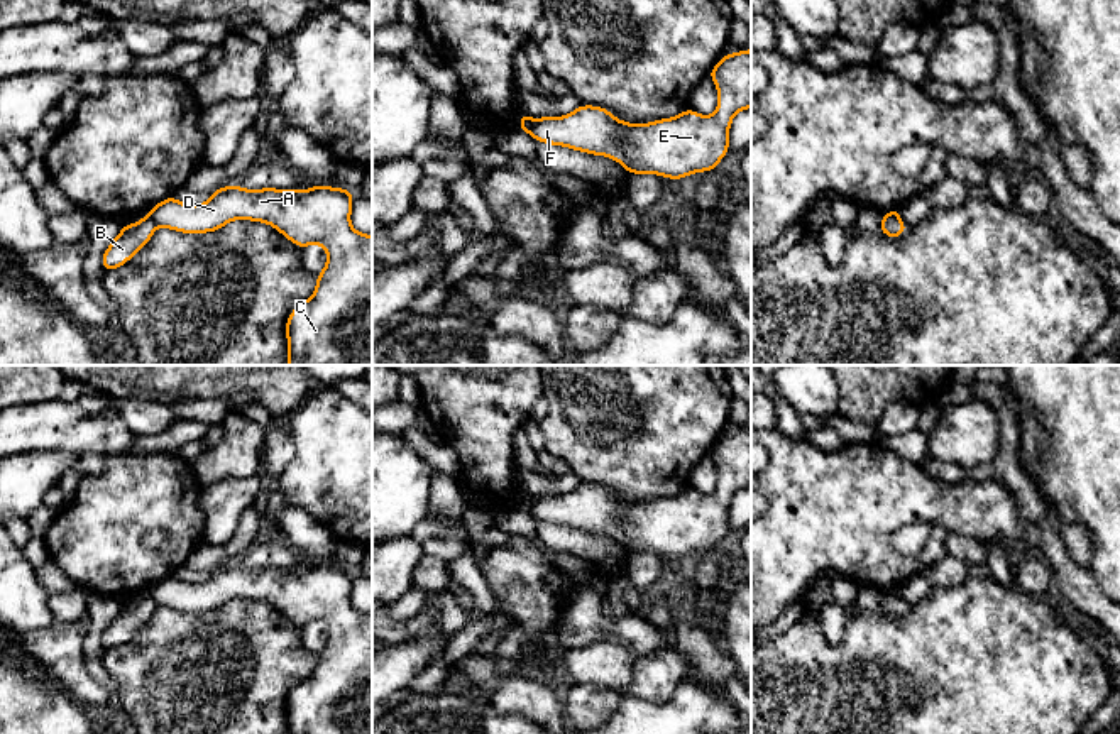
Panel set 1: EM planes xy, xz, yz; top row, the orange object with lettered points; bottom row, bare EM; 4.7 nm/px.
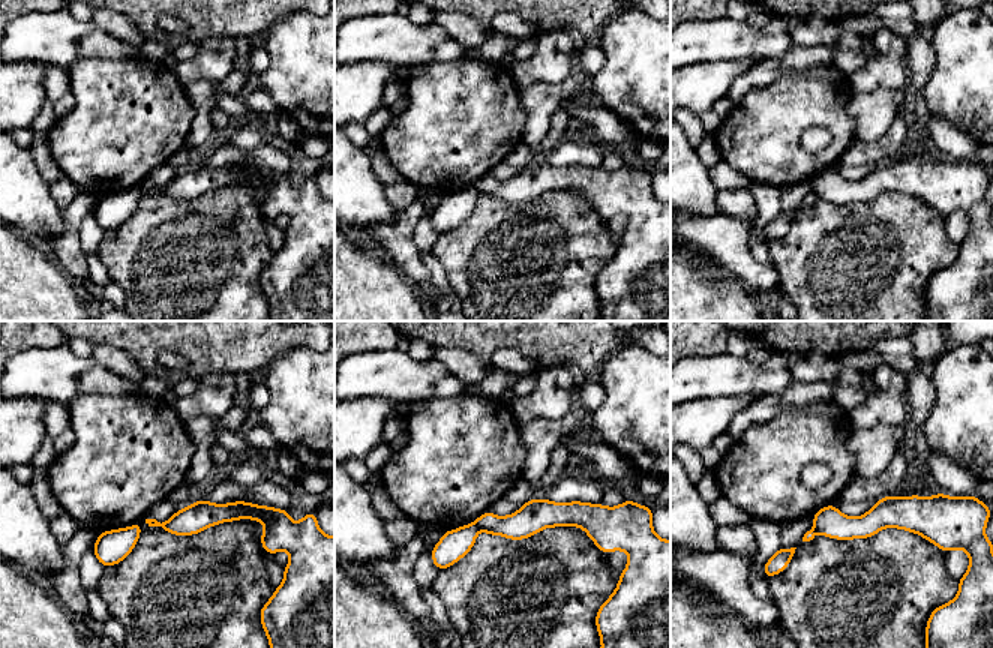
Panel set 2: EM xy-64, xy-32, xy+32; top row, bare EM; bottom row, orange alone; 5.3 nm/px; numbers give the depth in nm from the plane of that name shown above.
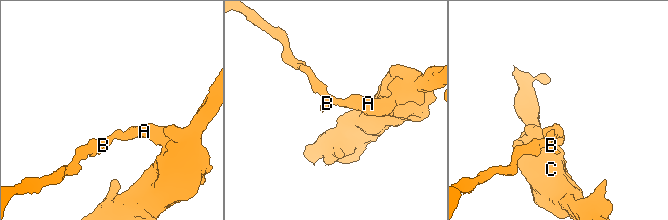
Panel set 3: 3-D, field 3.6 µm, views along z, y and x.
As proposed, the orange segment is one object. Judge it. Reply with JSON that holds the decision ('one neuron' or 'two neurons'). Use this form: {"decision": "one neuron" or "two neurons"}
{"decision": "two neurons"}

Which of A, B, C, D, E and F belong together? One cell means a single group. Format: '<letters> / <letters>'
A C D E F / B

